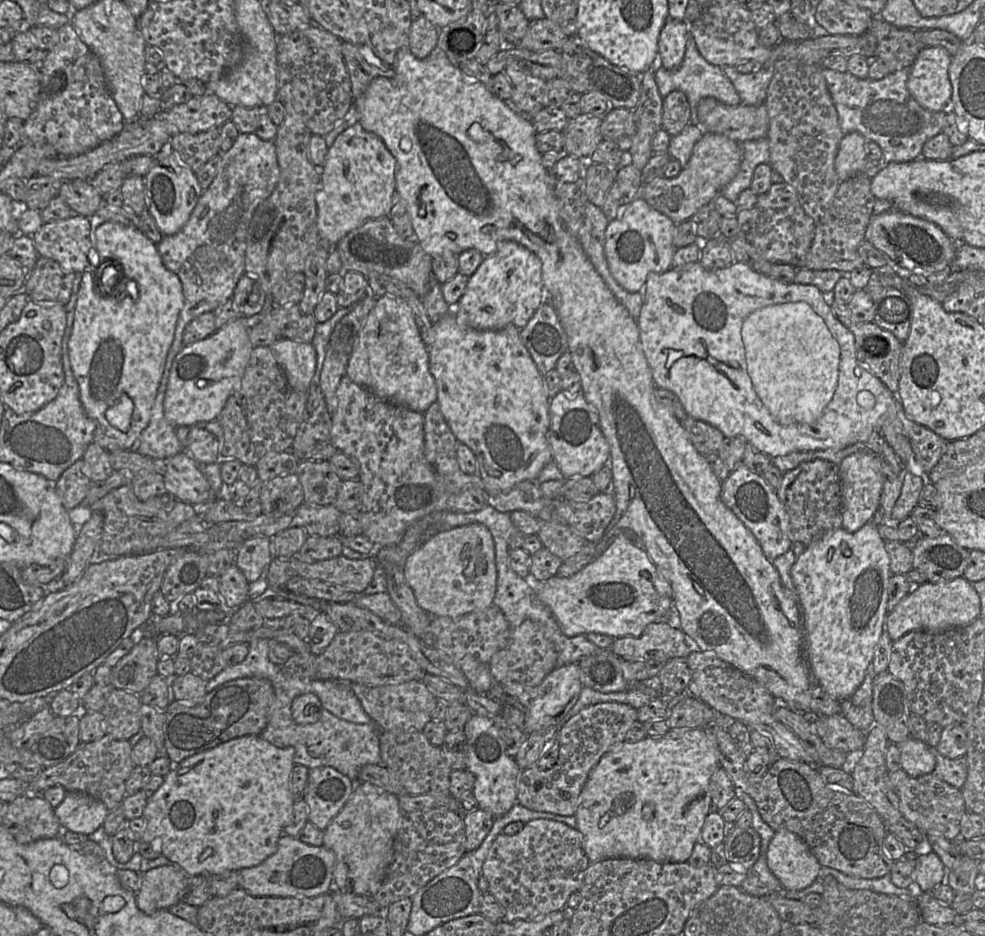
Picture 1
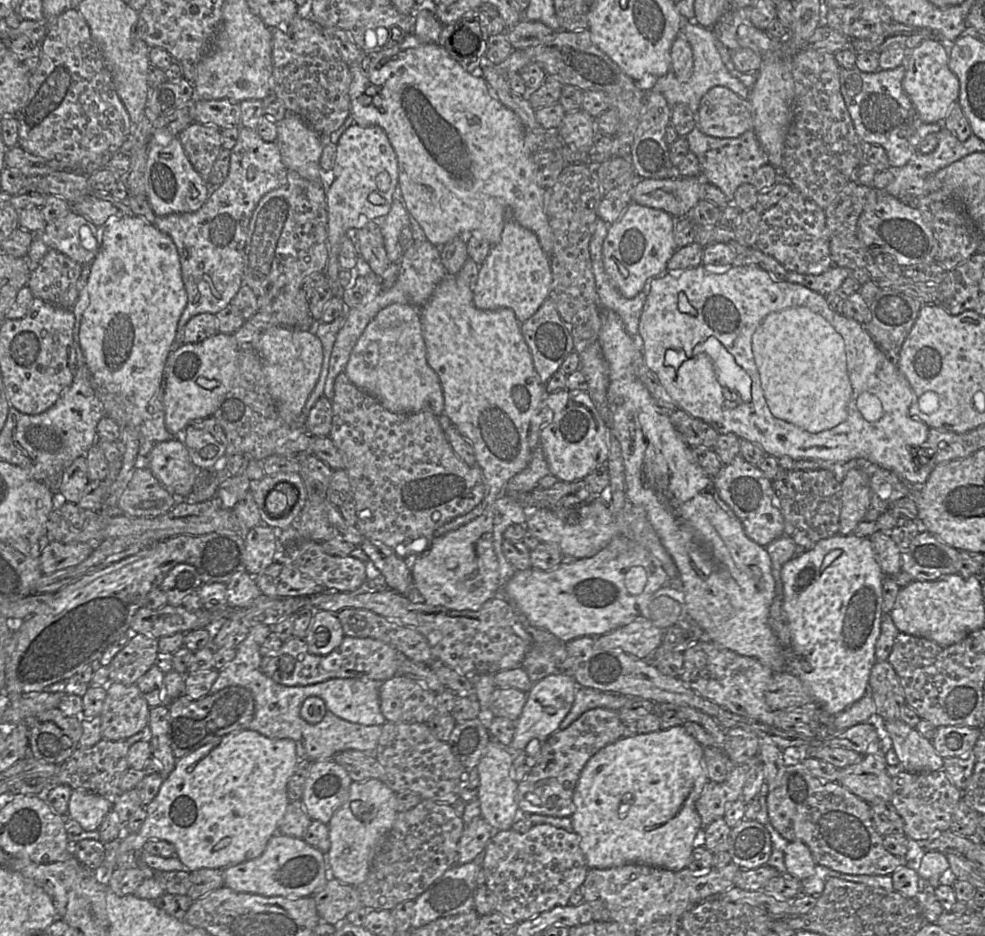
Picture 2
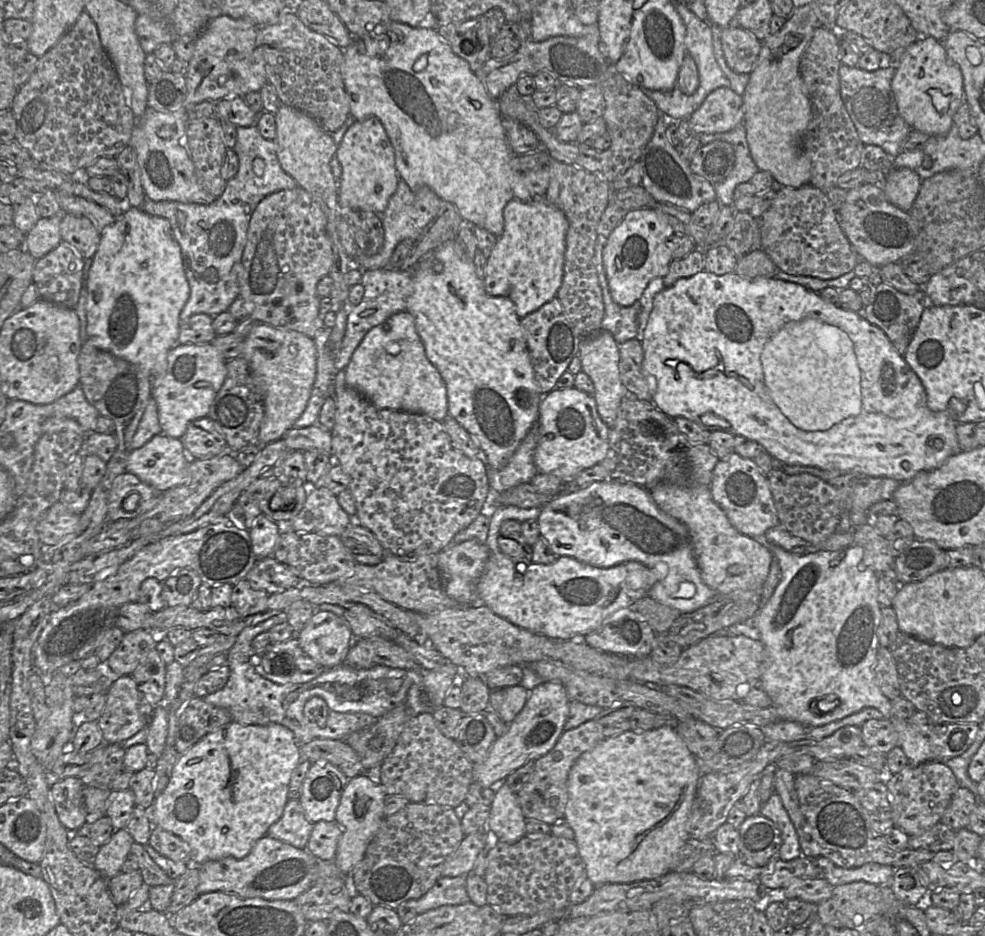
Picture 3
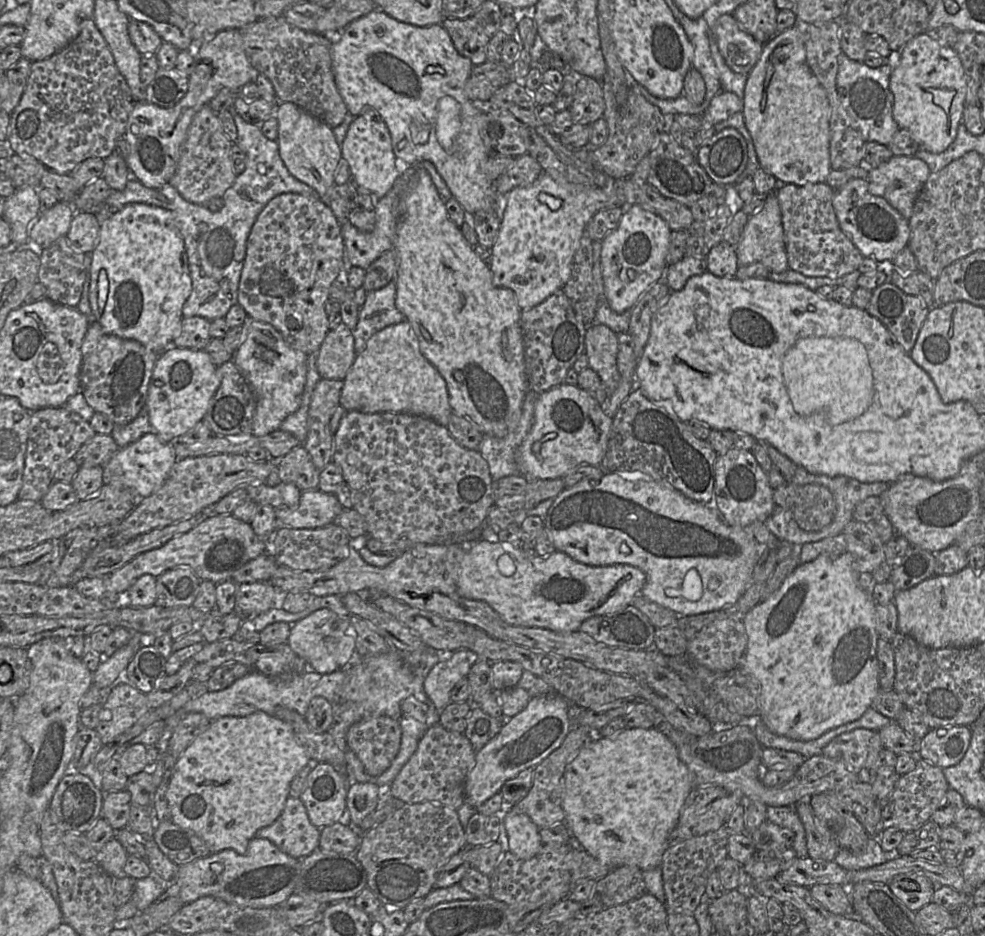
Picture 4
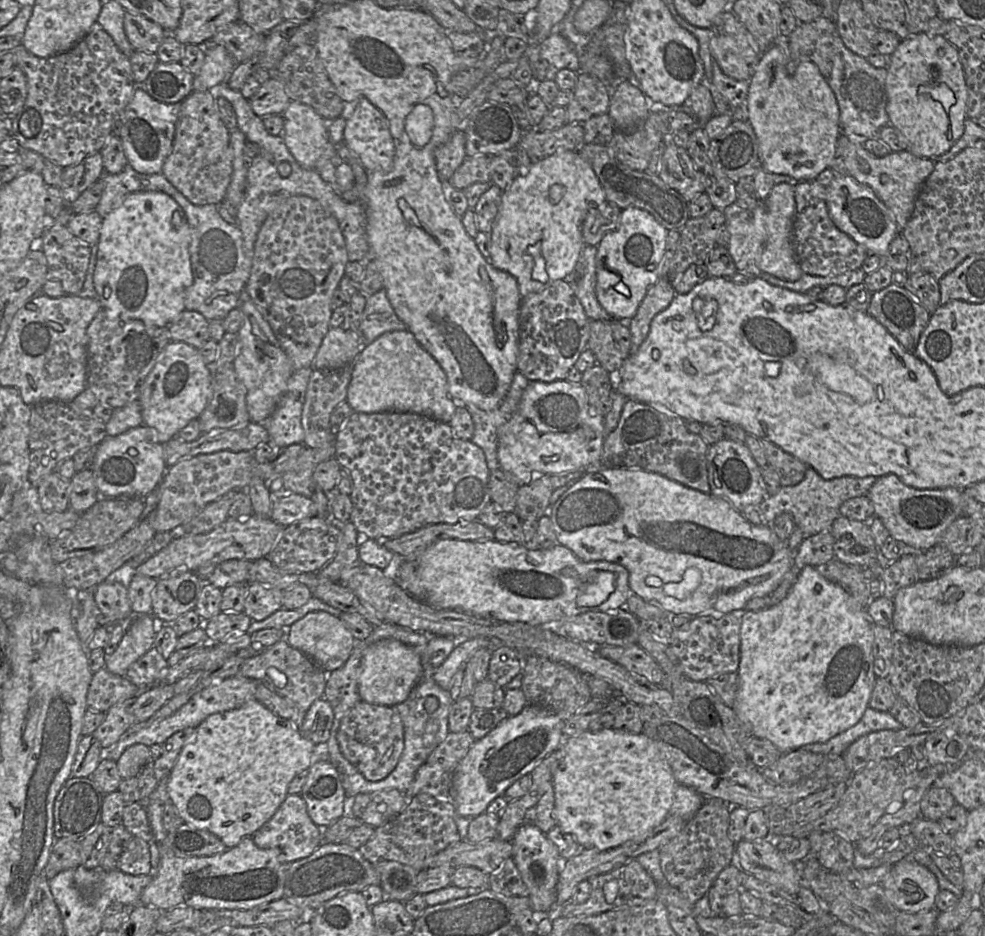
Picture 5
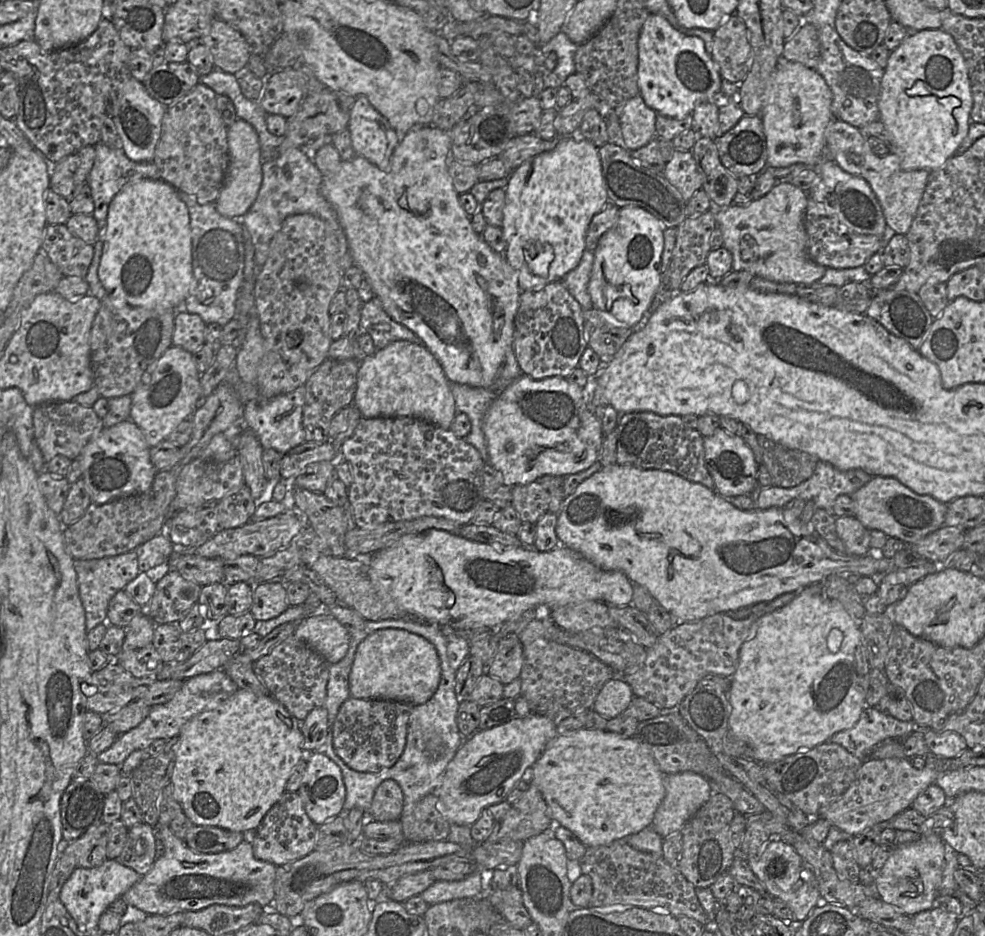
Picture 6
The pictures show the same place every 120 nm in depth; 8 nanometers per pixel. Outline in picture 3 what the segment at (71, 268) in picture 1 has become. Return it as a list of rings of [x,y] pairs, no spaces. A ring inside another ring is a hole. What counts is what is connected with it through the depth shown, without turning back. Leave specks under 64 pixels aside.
[[[63,213],[60,235],[62,242],[68,243],[83,259],[93,258],[100,242],[96,226],[82,214]]]

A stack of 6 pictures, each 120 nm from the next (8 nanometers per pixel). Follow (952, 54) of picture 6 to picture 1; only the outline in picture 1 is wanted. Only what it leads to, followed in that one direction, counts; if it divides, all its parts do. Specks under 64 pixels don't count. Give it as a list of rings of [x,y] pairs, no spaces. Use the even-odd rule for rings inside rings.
[[[926,46],[910,67],[907,88],[925,109],[943,111],[951,103],[949,66],[952,56],[941,46]]]

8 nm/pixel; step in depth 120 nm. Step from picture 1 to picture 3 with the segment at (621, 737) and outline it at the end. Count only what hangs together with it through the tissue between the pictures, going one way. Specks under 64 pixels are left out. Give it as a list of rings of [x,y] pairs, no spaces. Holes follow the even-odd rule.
[[[596,719],[589,720],[576,728],[563,731],[555,746],[535,760],[533,774],[517,793],[517,799],[525,818],[540,820],[549,825],[564,819],[568,802],[568,775],[575,761],[586,751],[605,739],[604,726]]]

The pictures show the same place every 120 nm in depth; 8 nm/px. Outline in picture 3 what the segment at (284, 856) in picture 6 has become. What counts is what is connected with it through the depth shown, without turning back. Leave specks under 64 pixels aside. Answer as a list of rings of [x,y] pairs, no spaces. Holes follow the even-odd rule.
[[[289,799],[281,818],[267,831],[267,836],[306,849],[313,824],[305,818],[305,811],[299,800]]]

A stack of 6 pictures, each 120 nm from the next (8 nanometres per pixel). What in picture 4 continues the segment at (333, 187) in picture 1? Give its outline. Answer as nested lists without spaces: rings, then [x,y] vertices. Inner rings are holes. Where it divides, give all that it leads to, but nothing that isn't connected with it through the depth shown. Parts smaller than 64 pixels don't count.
[[[371,107],[354,117],[341,144],[341,154],[342,161],[348,164],[352,181],[369,191],[375,199],[384,197],[390,191],[399,178],[403,164],[400,159],[396,159],[390,132],[384,120]]]

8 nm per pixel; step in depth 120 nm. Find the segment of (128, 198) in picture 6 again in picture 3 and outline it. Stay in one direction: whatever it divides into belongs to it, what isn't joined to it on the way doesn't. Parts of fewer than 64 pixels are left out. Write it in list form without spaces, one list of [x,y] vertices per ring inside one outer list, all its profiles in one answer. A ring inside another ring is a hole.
[[[125,205],[123,215],[114,223],[106,226],[102,230],[100,234],[99,246],[95,255],[93,256],[92,265],[88,273],[88,294],[86,301],[86,333],[88,338],[98,349],[109,352],[118,358],[122,358],[132,364],[137,365],[142,370],[148,371],[150,376],[153,378],[163,375],[167,369],[167,355],[169,351],[175,347],[175,345],[179,345],[179,316],[189,297],[190,287],[184,270],[181,248],[173,235],[169,220],[163,217],[150,215],[141,208],[129,207]],[[96,291],[101,292],[101,298],[99,301],[95,301],[94,299],[94,293]]]

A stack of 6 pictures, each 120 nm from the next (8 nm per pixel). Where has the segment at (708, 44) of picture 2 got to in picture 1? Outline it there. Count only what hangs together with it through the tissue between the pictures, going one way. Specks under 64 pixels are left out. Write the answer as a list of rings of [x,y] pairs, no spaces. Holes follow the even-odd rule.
[[[688,32],[686,52],[681,66],[677,70],[668,70],[660,65],[655,72],[655,81],[663,99],[674,90],[680,90],[685,93],[691,111],[690,124],[693,125],[699,124],[698,104],[702,98],[714,97],[728,105],[741,103],[738,92],[730,79],[725,75],[722,67],[712,65],[703,58],[690,32]]]

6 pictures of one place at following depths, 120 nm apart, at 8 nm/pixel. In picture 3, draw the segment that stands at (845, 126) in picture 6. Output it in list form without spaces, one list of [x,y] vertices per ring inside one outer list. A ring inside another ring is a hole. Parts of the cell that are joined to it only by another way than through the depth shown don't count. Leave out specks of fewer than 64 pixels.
[[[894,168],[886,174],[882,189],[890,203],[904,211],[910,211],[922,181],[920,176],[909,168]]]

